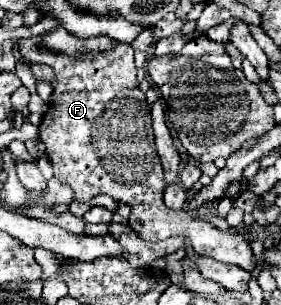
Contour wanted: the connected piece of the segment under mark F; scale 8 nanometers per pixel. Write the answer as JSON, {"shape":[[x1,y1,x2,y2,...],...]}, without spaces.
{"shape":[[25,38,19,46,21,56,35,64,47,64,55,72,57,88,53,88,51,102,47,112,43,114,41,126,39,126,39,140,47,148,47,158,53,164,55,178,61,182,67,182,73,192,75,200,87,202,97,194,107,194,115,200,121,200,131,206,129,226,133,232,137,232,143,240,167,240,171,236,183,236,189,240,191,248,201,254,209,256,219,262,235,264,239,268,245,268,249,272,255,270,251,258,253,250,249,242,235,232,219,230,203,220,193,220,191,214,185,210,169,210,163,204,163,168,159,154,155,150,153,142,153,126,151,126,151,106,145,100,145,94,139,90,137,80,137,68,133,62,133,48,131,44,115,44,111,52,105,54,83,54,83,56,65,56,65,54,53,54,51,50,45,50,43,38]]}

